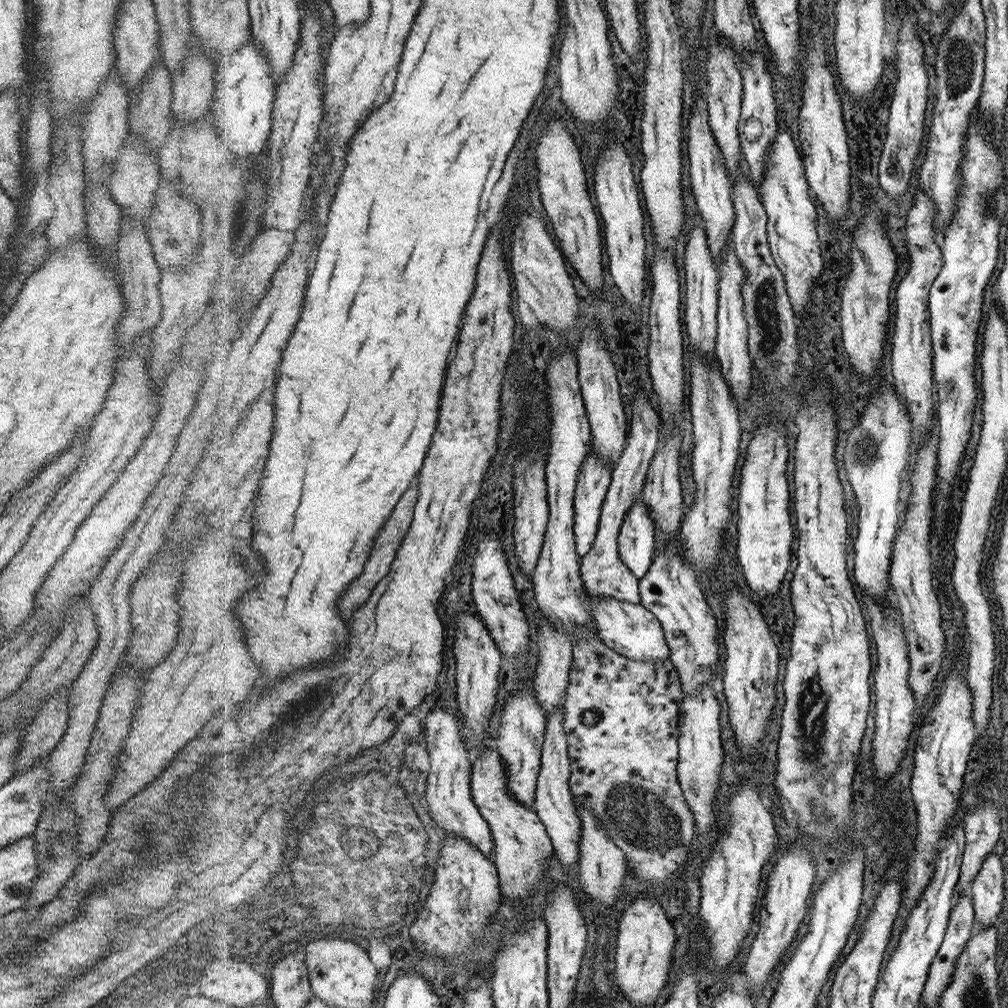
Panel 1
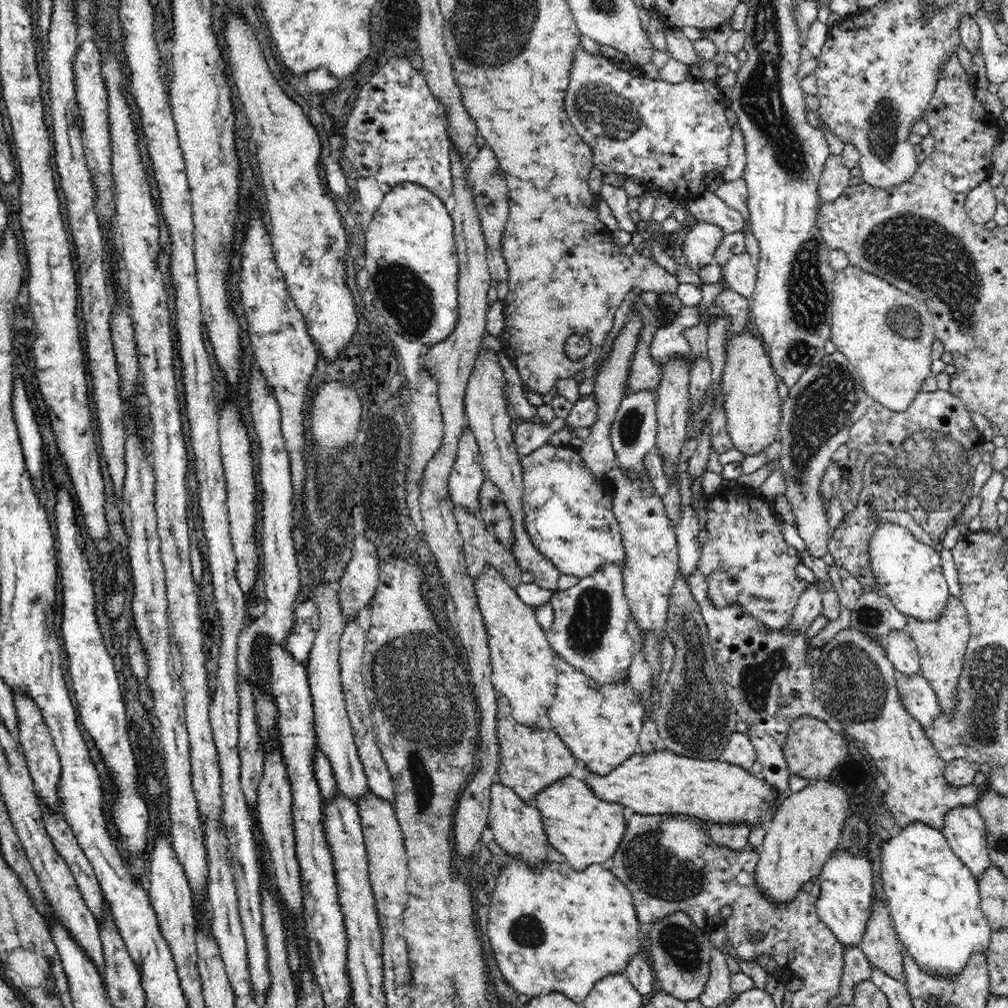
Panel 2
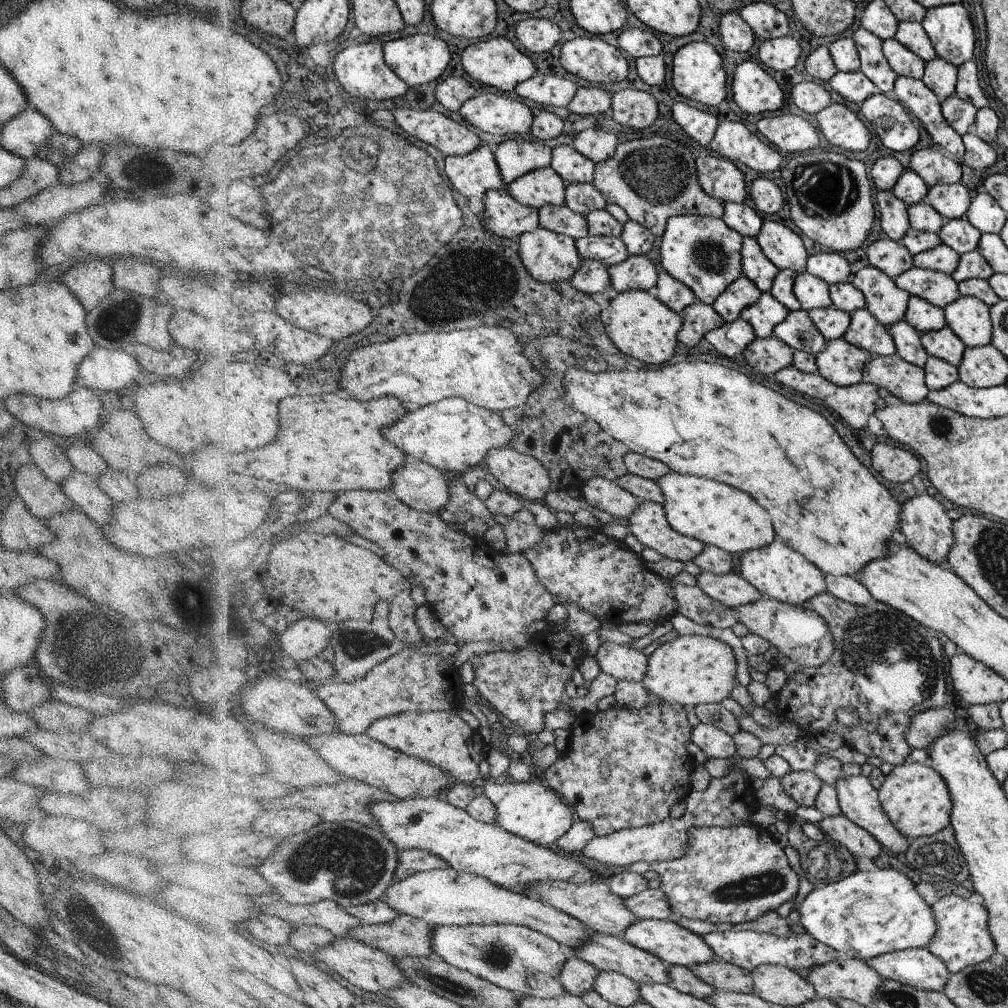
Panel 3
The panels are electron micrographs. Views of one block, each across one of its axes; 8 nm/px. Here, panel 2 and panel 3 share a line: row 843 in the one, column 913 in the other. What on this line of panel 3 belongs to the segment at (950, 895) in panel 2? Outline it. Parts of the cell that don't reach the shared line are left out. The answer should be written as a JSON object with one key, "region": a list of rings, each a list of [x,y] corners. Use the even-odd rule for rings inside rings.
{"region":[[[874,870],[874,872],[854,872],[835,883],[816,886],[798,908],[800,923],[816,941],[827,945],[849,959],[872,959],[893,951],[904,951],[926,947],[936,936],[938,922],[928,902],[920,896],[915,882],[896,870]]]}

